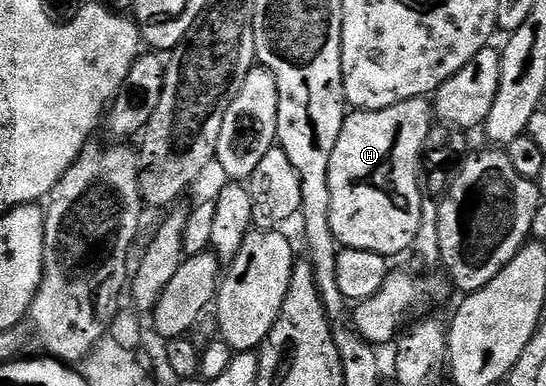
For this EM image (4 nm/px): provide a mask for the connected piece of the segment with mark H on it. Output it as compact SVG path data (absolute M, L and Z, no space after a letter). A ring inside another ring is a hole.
M427 97L411 98L405 102L394 104L390 108L381 110L356 110L349 113L342 124L342 132L338 136L338 144L334 144L334 152L330 156L330 176L328 187L330 188L330 228L341 247L350 250L365 250L366 252L378 252L385 256L400 254L403 250L411 251L416 241L416 233L420 227L422 204L425 197L420 194L420 153L425 153L427 134L434 127L434 110Z

